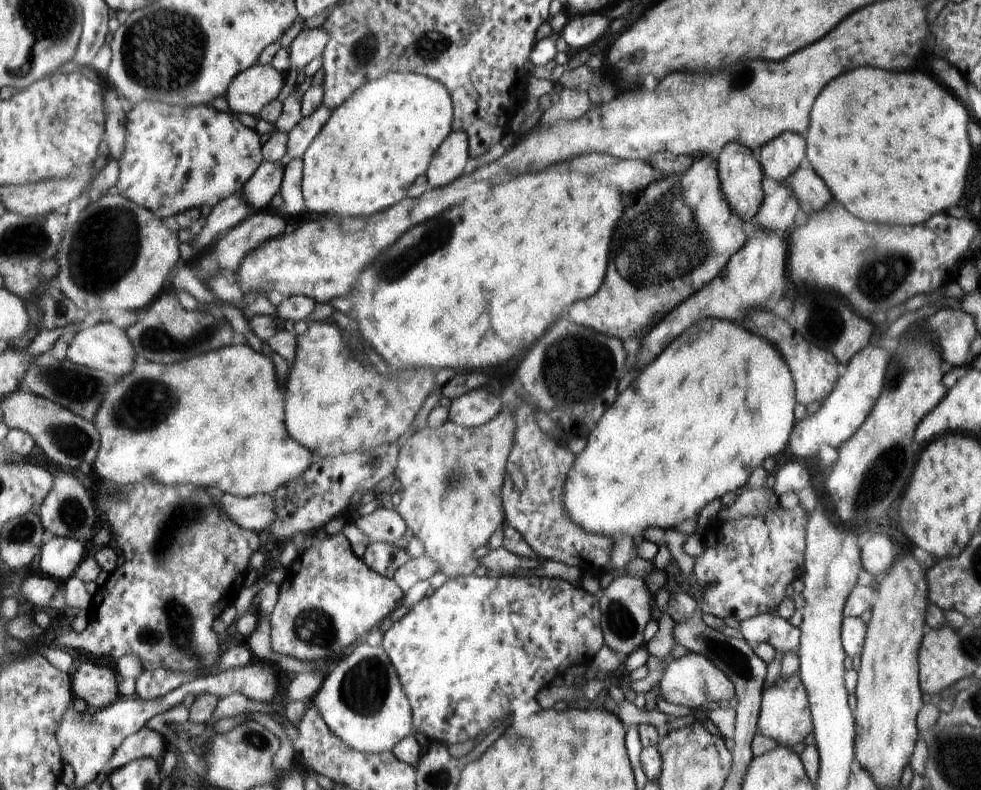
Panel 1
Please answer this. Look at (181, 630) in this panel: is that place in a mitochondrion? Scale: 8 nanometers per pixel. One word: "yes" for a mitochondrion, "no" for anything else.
yes

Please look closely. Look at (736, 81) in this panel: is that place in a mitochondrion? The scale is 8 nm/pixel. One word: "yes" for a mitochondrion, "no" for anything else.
yes

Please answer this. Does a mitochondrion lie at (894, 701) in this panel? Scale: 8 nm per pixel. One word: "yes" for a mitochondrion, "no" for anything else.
no

